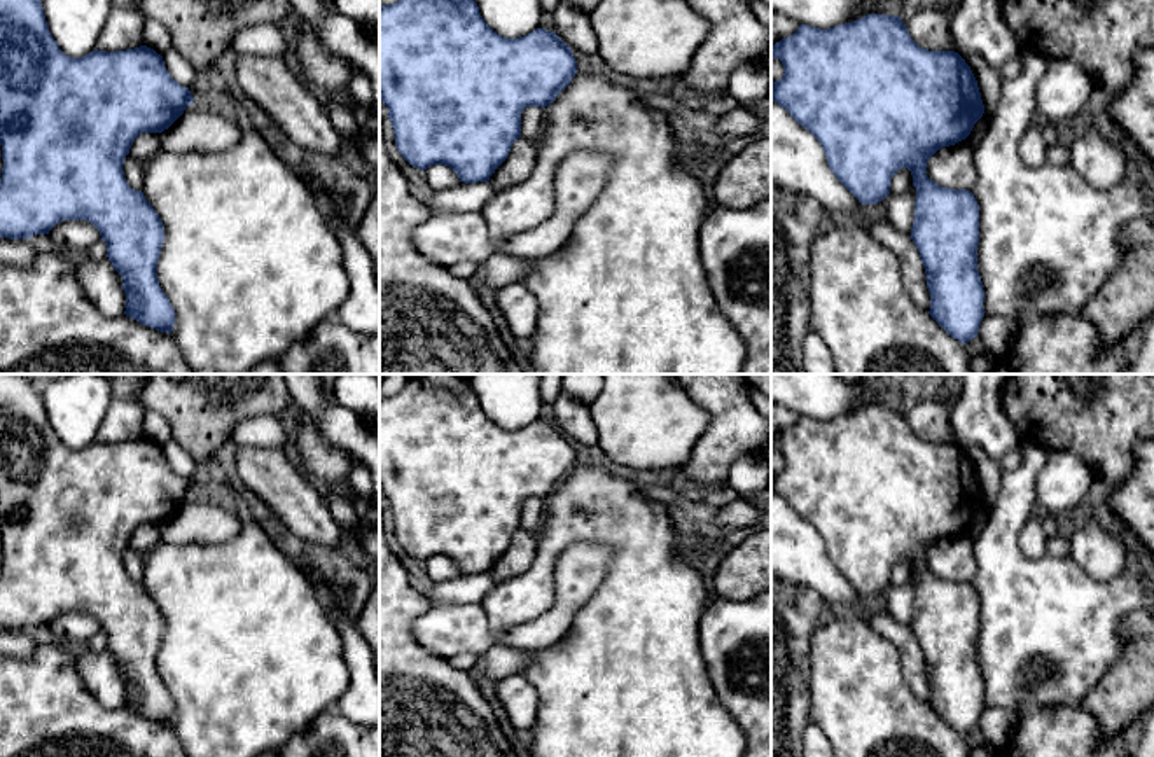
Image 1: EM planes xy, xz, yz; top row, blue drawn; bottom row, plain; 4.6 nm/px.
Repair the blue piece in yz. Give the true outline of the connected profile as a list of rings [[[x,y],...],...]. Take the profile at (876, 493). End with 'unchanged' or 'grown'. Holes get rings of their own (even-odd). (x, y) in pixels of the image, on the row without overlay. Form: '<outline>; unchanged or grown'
[[[867,406],[857,413],[845,414],[834,420],[820,421],[808,416],[801,416],[797,423],[787,430],[782,430],[771,439],[771,453],[780,451],[783,456],[783,469],[773,474],[771,491],[778,495],[782,500],[789,504],[808,521],[822,537],[824,545],[827,549],[829,561],[836,566],[836,570],[859,591],[862,596],[876,596],[890,586],[892,568],[900,561],[907,559],[913,566],[913,577],[916,579],[916,594],[914,594],[914,614],[911,621],[911,631],[914,633],[921,656],[925,657],[927,666],[927,680],[930,684],[930,703],[928,706],[955,731],[967,736],[979,724],[981,712],[984,708],[984,682],[983,673],[977,663],[977,636],[979,636],[979,596],[970,582],[965,580],[948,580],[941,579],[934,572],[927,568],[927,554],[928,551],[941,542],[942,538],[955,537],[965,531],[974,516],[983,509],[984,497],[981,491],[981,484],[977,479],[977,472],[965,455],[965,451],[955,442],[928,442],[920,439],[909,427],[904,413],[899,407],[885,407],[885,406]]]; unchanged

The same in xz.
[[[411,374],[399,393],[379,397],[379,491],[388,500],[397,542],[421,563],[444,556],[460,573],[488,573],[521,528],[523,502],[551,497],[575,465],[572,441],[554,423],[537,420],[519,430],[498,427],[484,414],[463,374]]]; unchanged

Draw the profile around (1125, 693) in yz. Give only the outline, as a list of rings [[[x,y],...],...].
[[[1137,610],[1123,619],[1117,633],[1121,656],[1082,701],[1102,724],[1105,740],[1144,717],[1154,703],[1154,615]]]

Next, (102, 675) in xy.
[[[107,647],[100,652],[89,650],[77,656],[77,671],[100,705],[110,710],[124,706],[122,668],[114,661]]]

